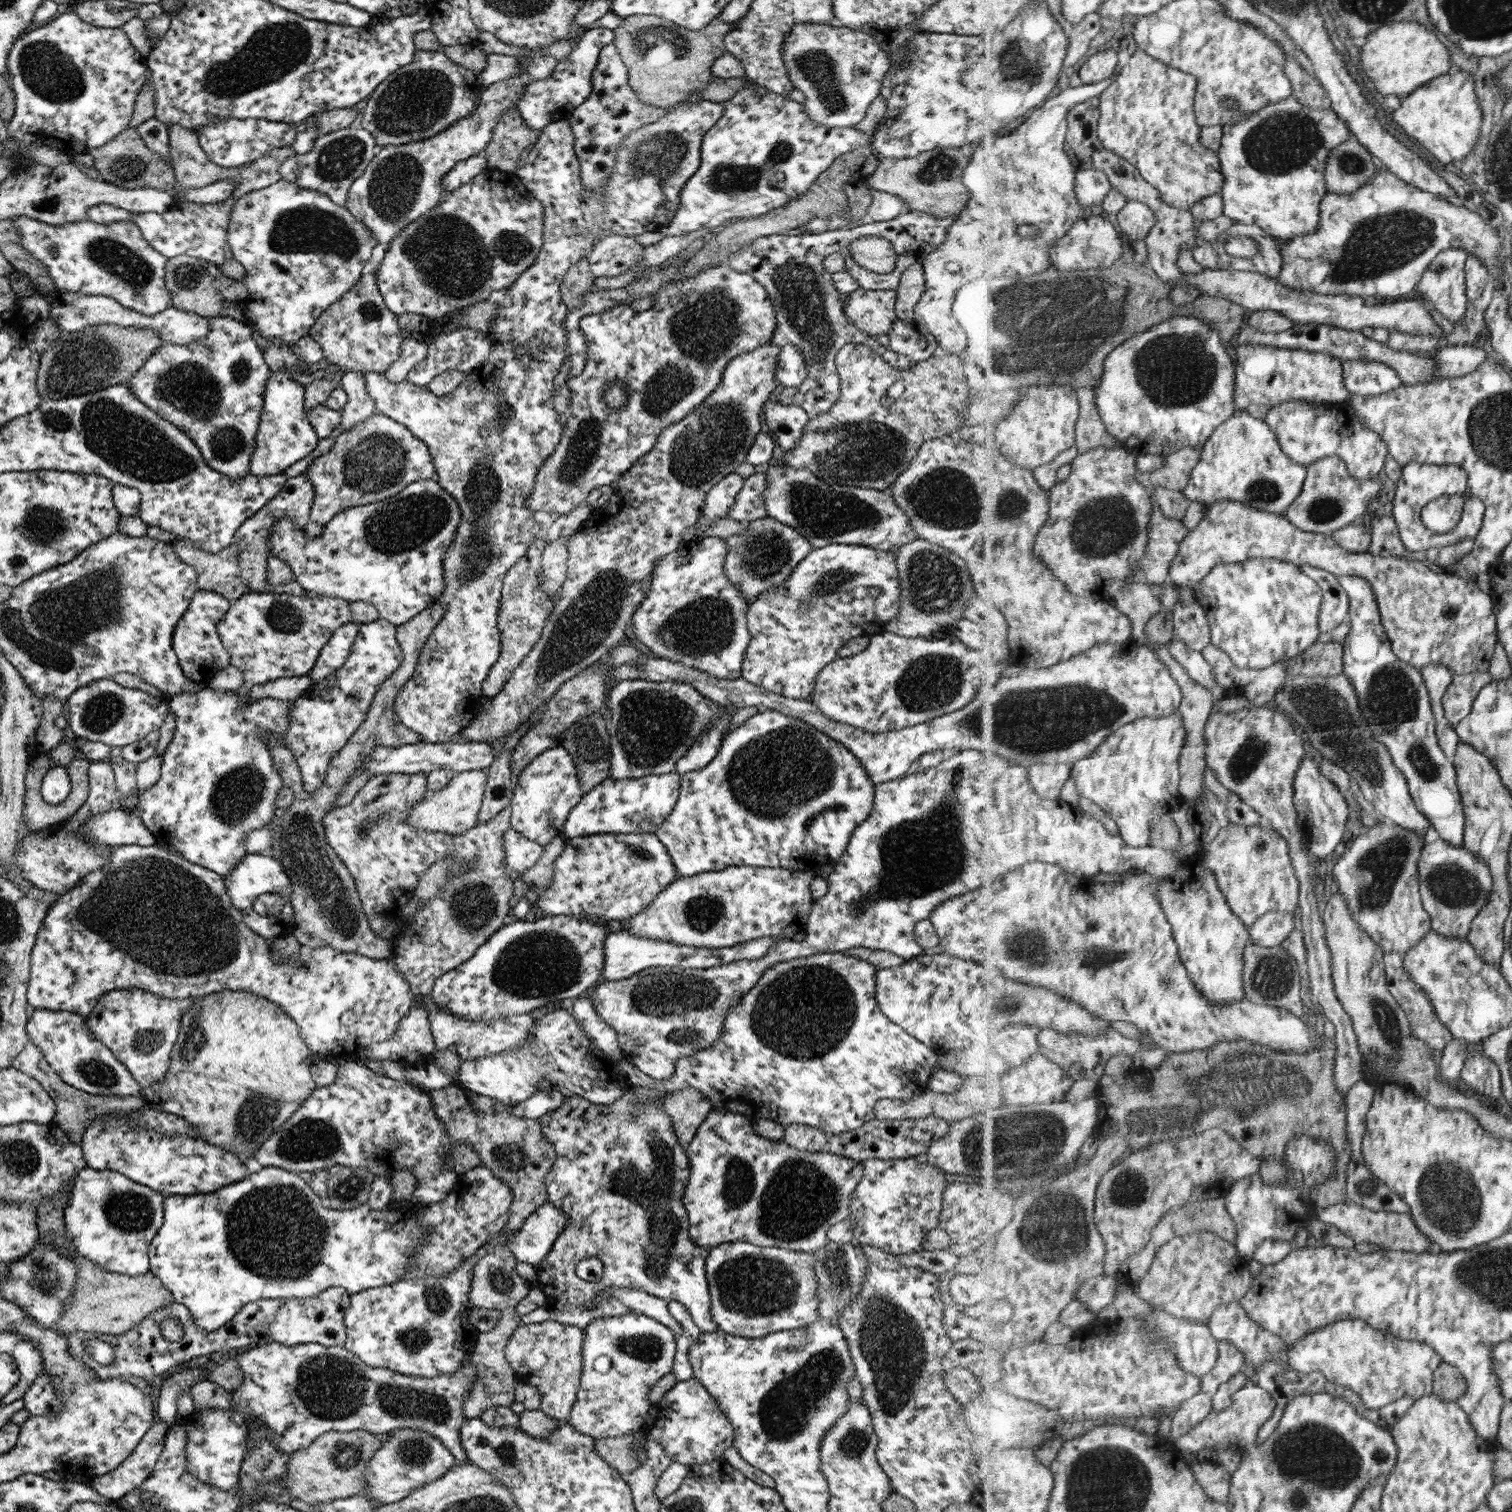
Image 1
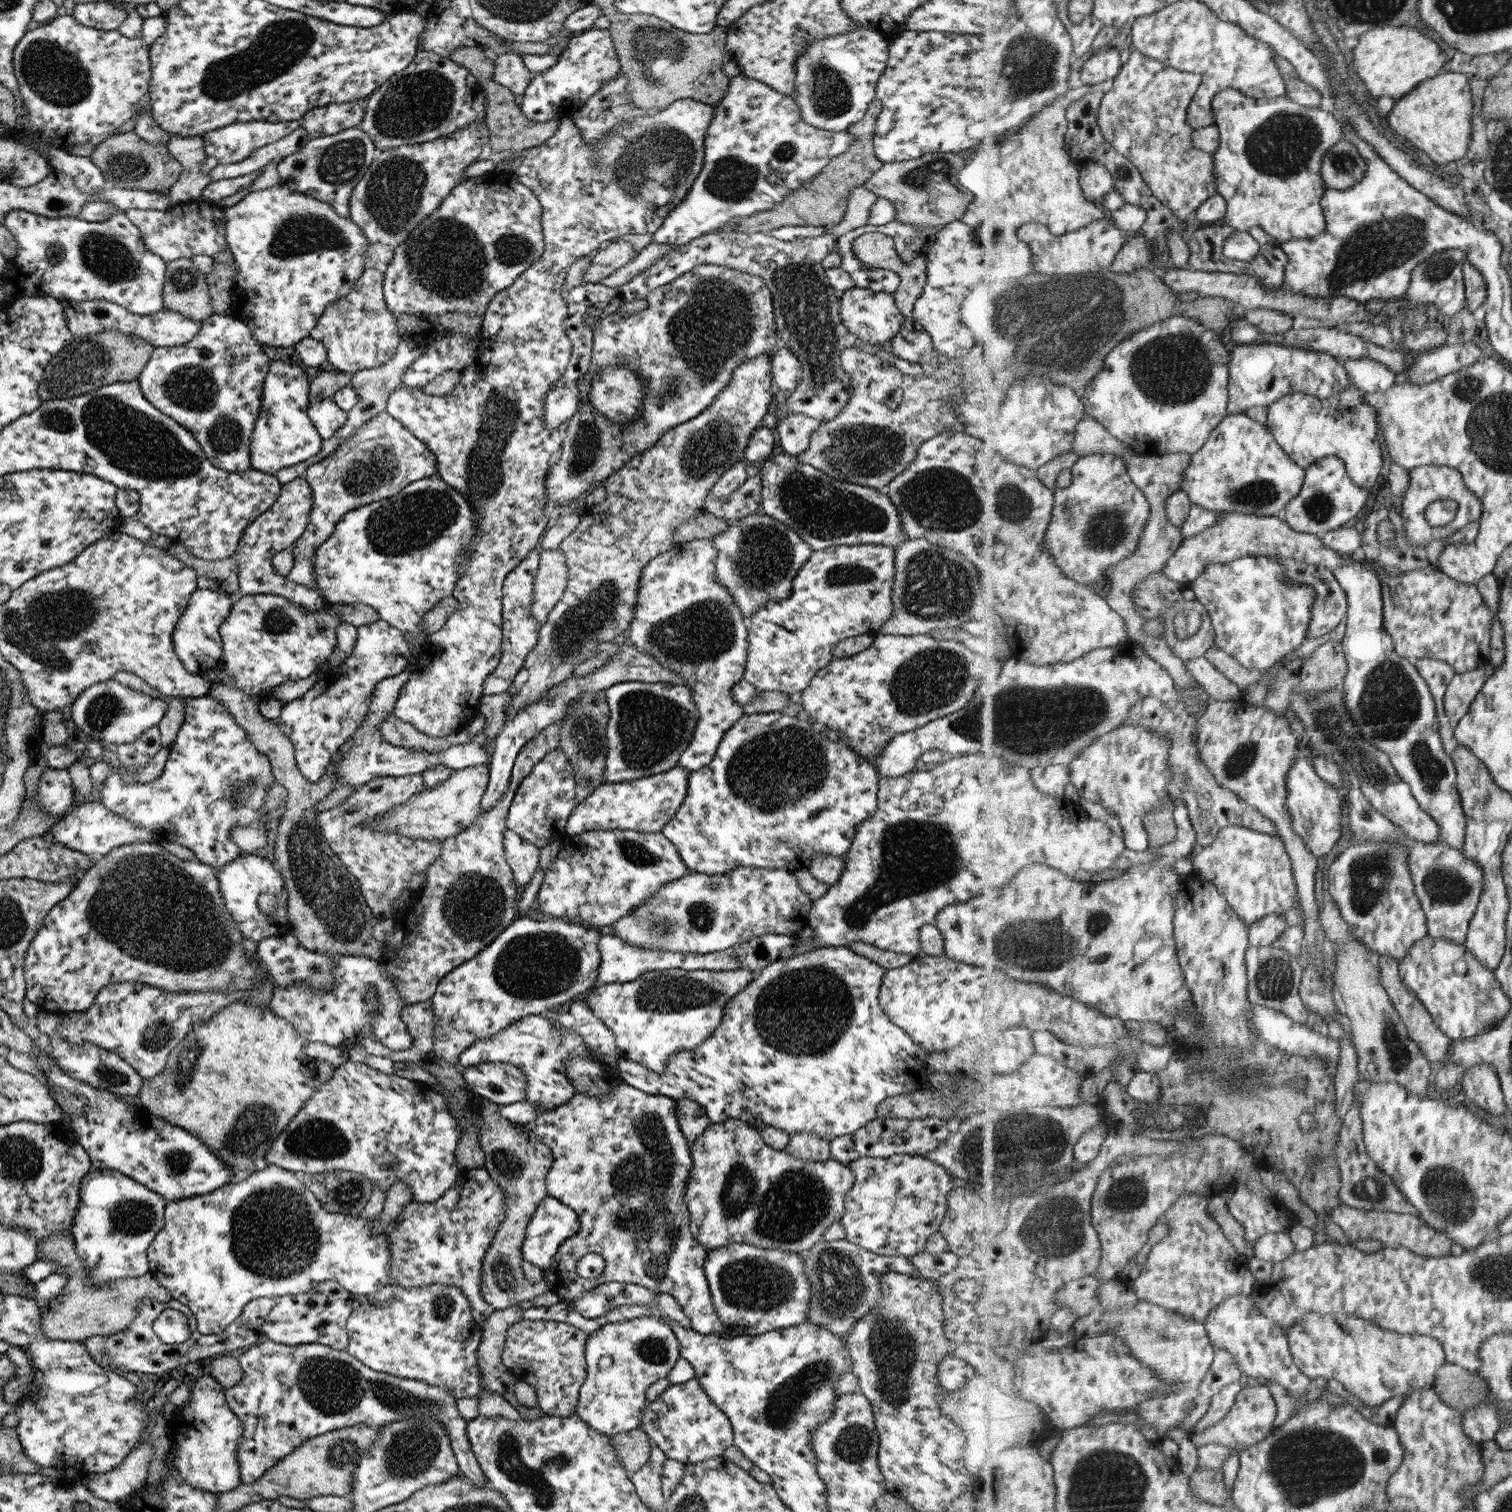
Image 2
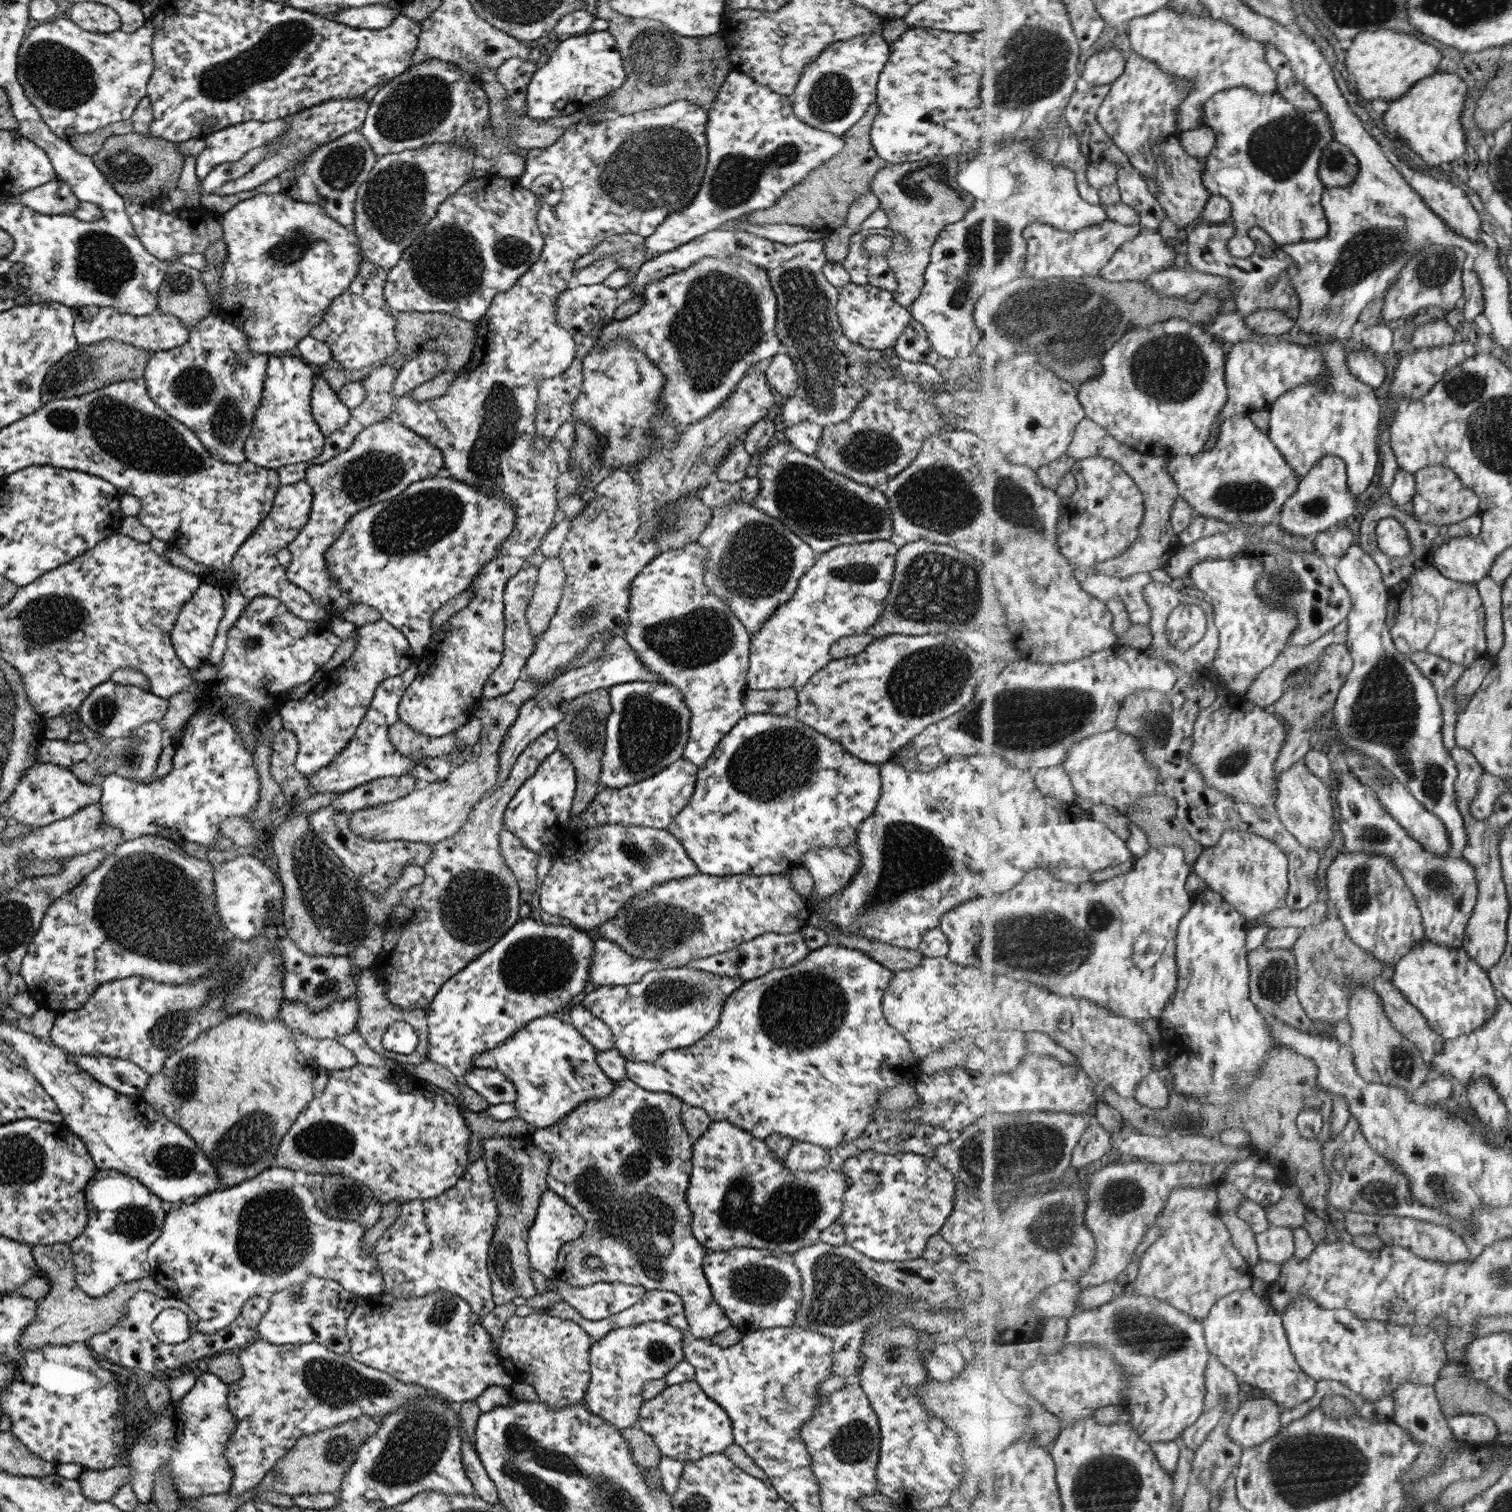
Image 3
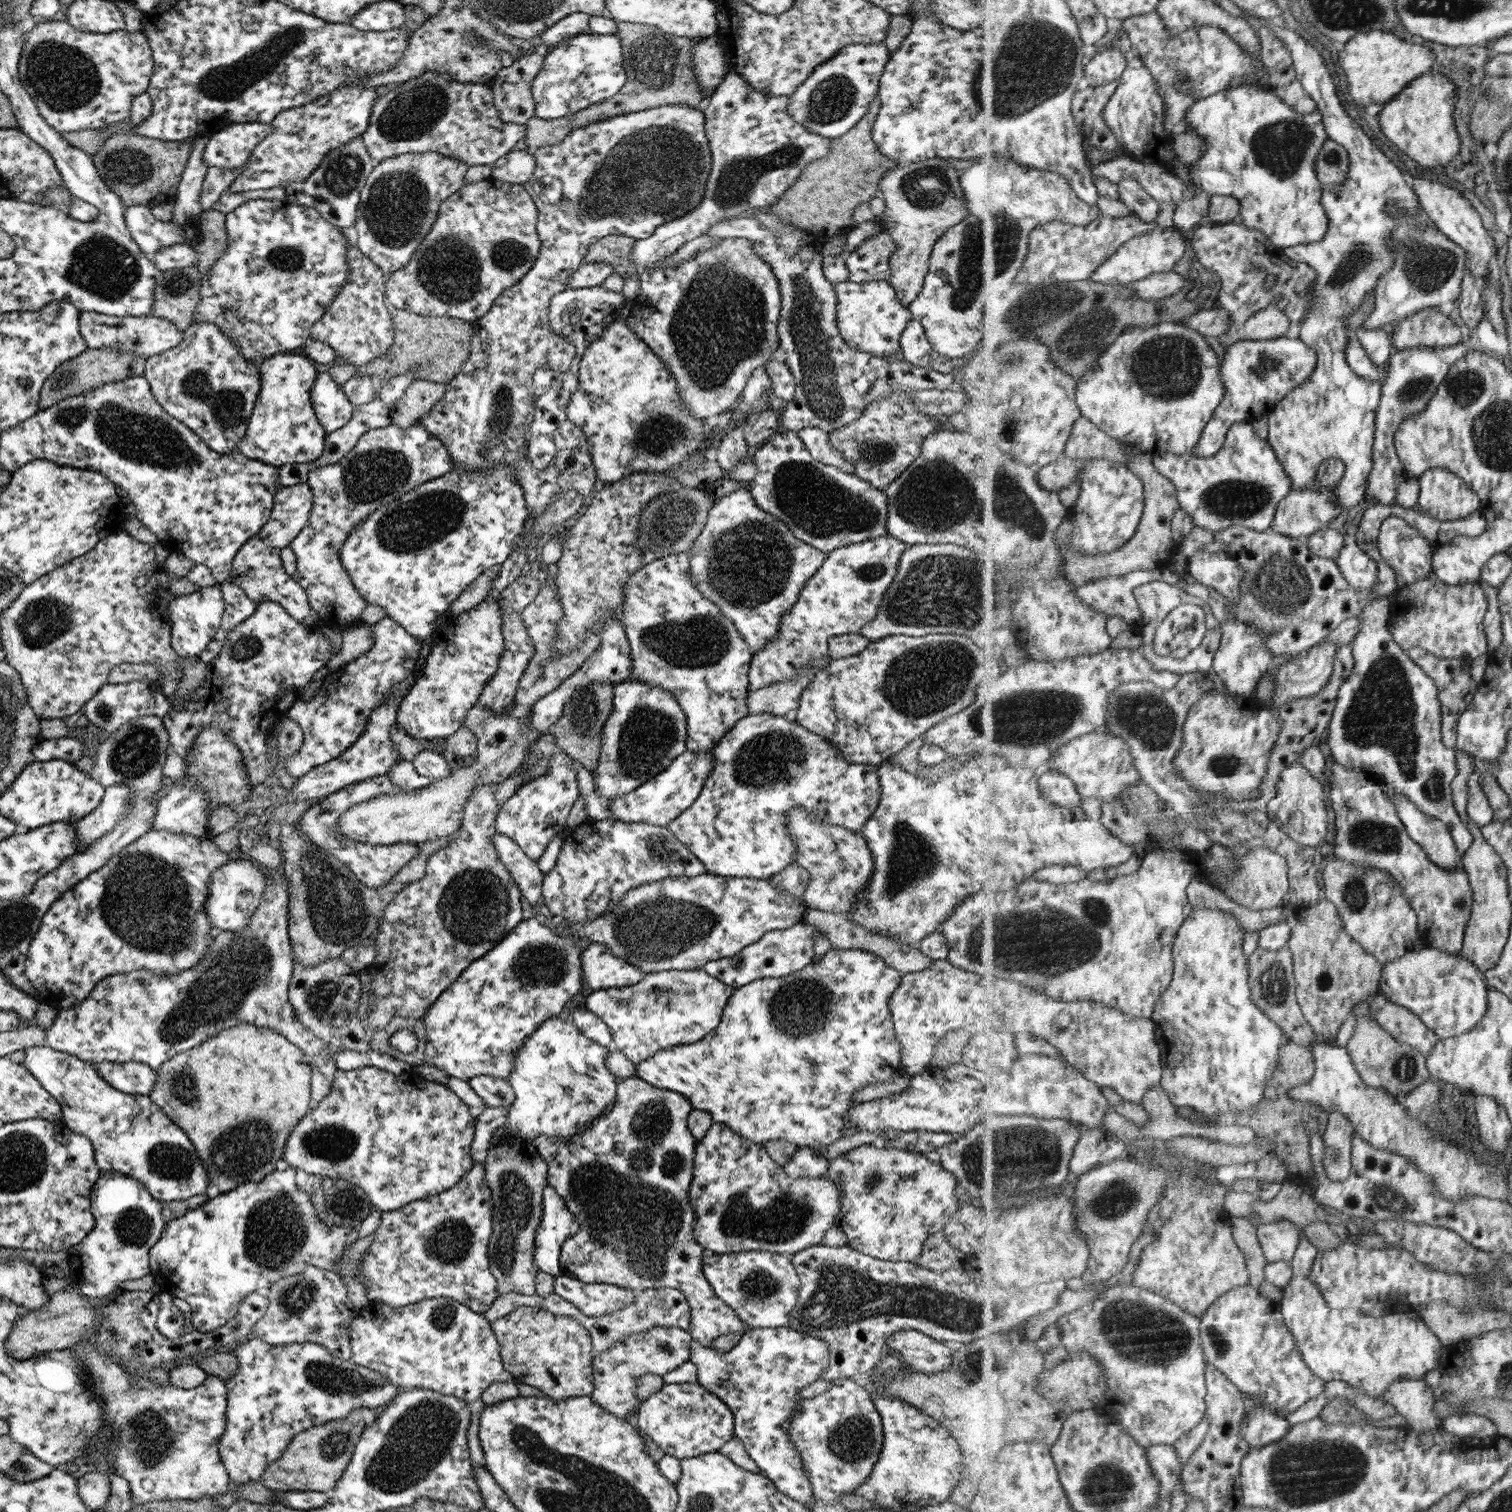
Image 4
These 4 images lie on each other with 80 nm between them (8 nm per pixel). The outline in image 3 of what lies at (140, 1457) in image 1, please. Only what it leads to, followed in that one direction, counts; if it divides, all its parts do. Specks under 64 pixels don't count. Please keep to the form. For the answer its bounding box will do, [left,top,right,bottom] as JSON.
[77,1463,132,1502]

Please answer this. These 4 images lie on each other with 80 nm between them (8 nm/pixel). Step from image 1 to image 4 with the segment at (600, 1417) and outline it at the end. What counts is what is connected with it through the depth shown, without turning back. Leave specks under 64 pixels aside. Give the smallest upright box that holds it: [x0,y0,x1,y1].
[589,1326,692,1421]

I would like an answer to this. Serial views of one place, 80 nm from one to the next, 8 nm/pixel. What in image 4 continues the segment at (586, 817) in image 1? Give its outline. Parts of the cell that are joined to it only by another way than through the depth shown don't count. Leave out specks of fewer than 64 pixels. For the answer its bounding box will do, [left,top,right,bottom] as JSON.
[607,749,713,827]

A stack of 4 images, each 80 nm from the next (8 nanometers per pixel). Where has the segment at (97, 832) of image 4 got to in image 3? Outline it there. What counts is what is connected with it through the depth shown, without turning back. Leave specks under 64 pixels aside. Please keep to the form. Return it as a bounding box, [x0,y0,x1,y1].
[99,704,260,866]

